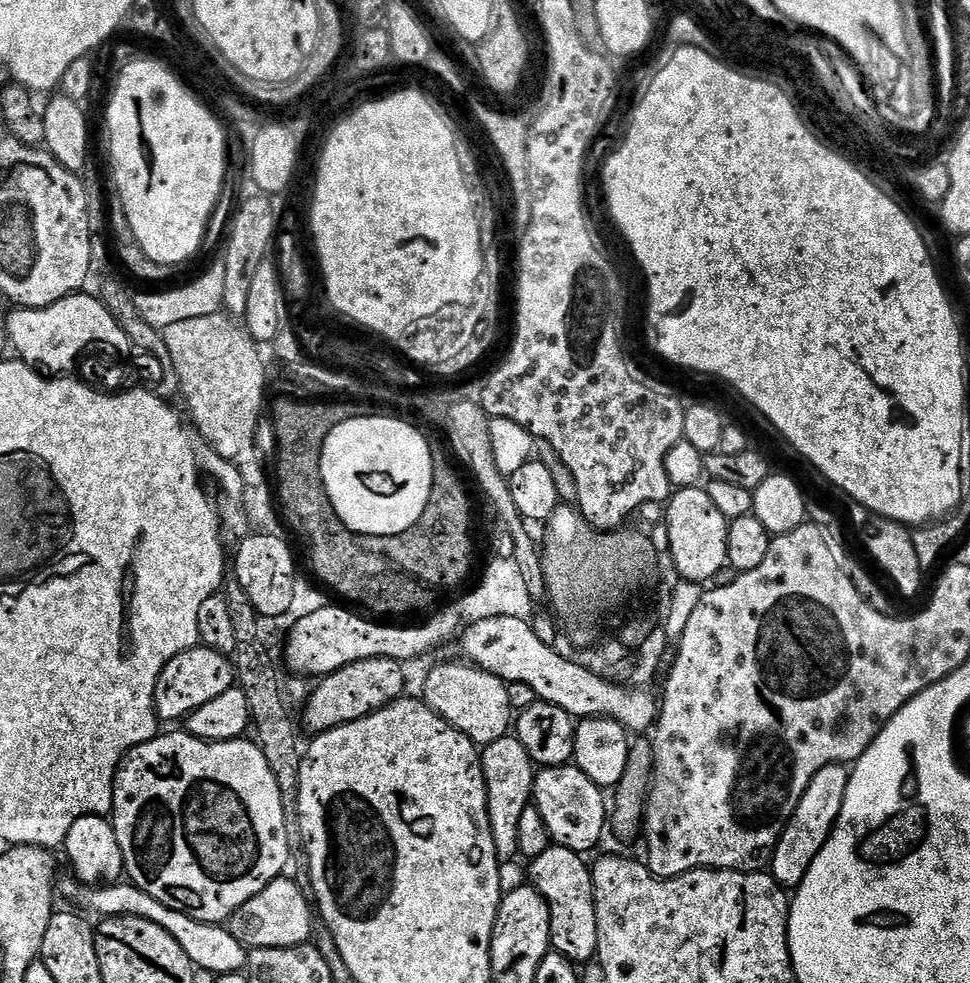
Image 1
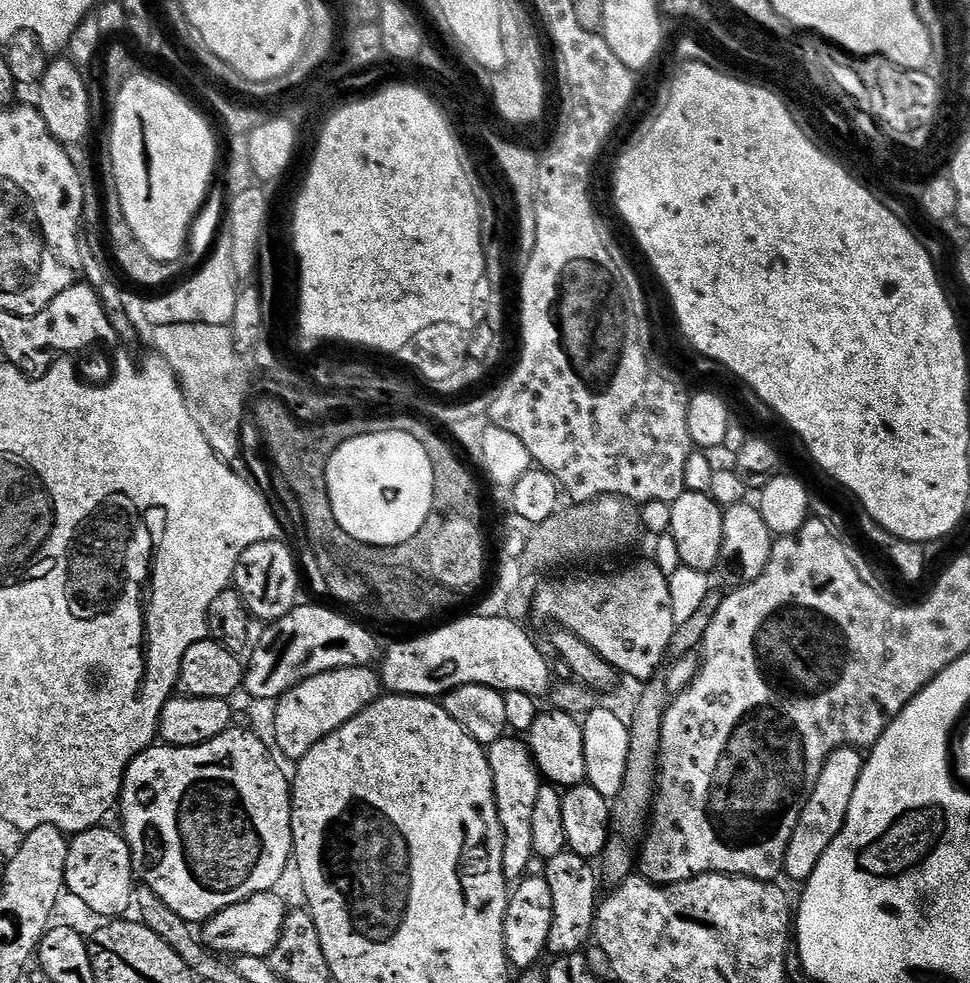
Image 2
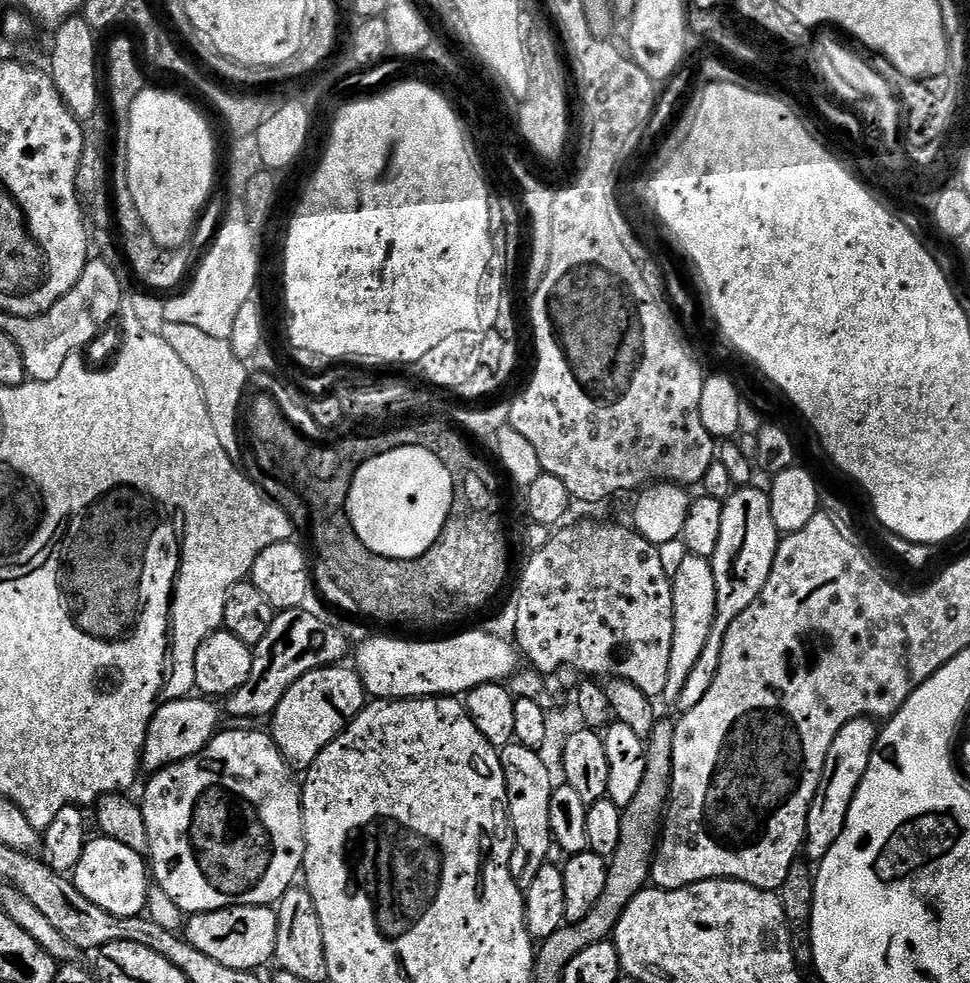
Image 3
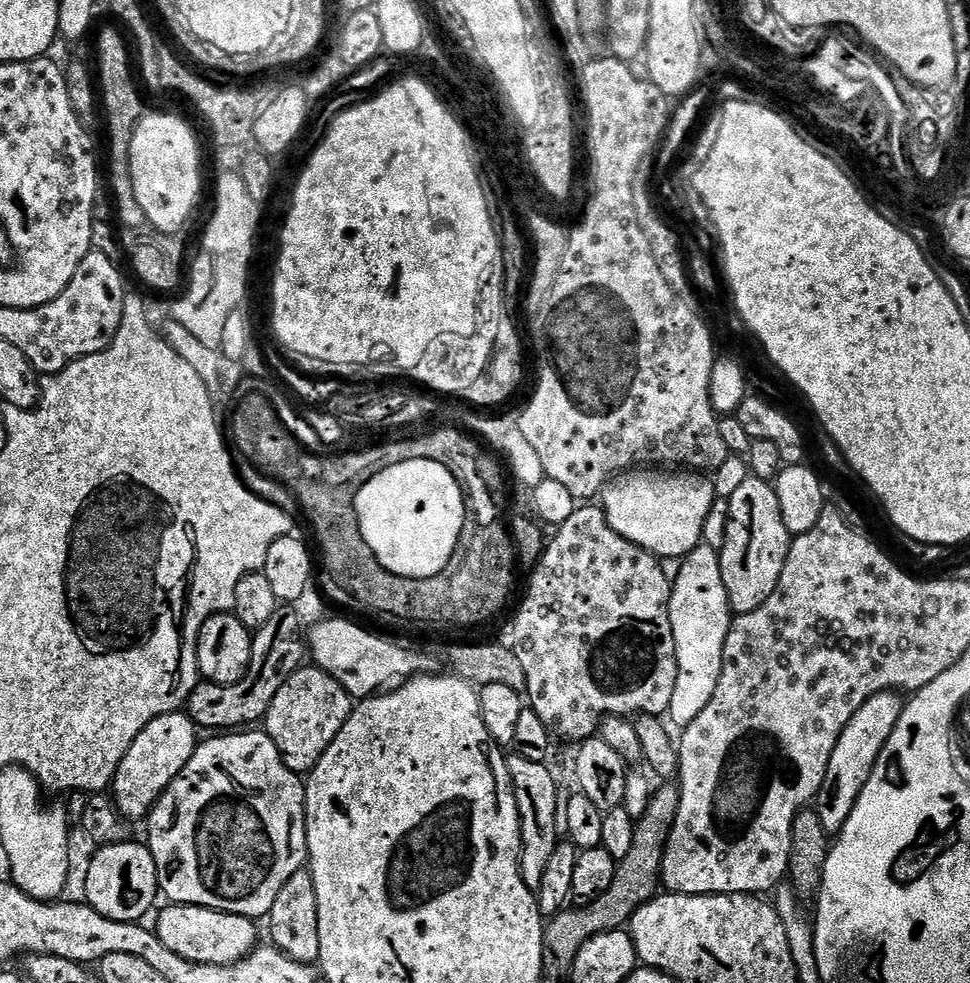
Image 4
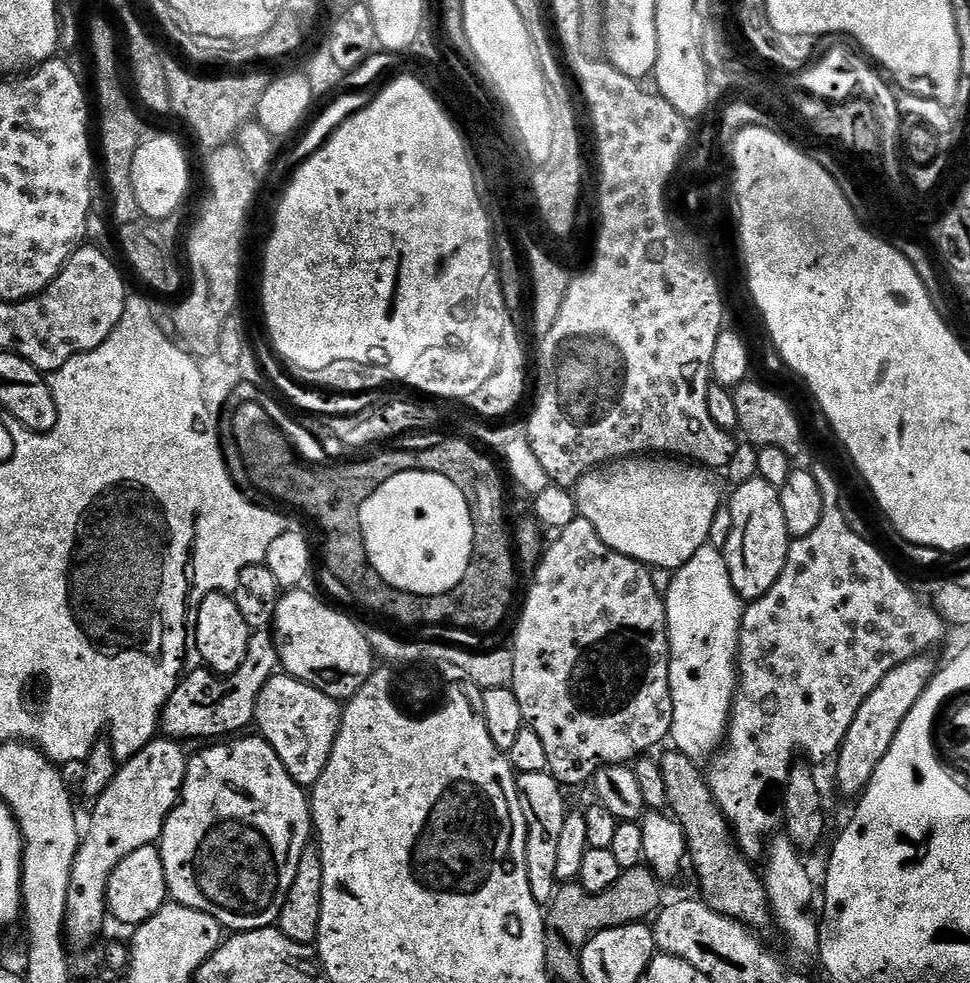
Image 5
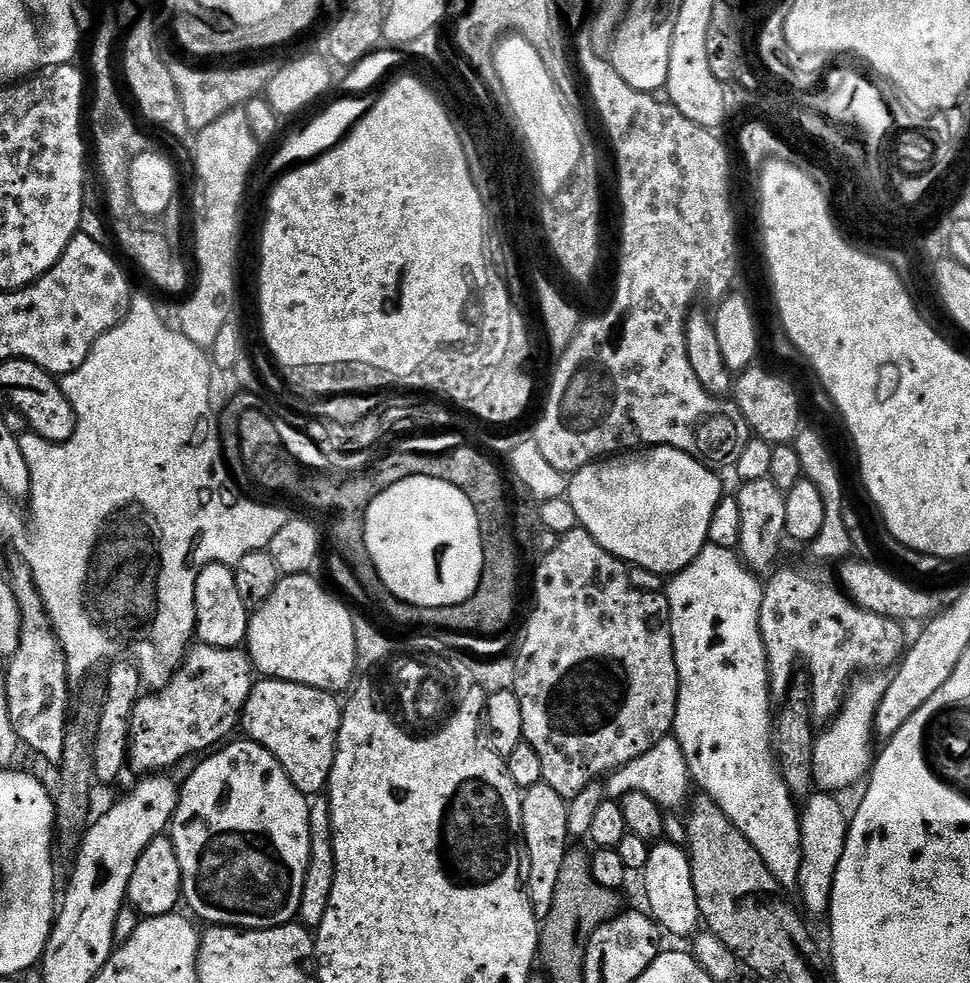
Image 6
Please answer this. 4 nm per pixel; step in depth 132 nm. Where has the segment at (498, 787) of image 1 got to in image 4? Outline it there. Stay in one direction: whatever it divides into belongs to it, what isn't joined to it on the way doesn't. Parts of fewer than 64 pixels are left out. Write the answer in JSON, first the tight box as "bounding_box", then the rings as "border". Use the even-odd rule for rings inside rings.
{"bounding_box":[507,754,562,892],"border":[[[515,754],[507,757],[508,777],[512,780],[512,793],[516,796],[516,805],[520,815],[520,873],[531,892],[542,886],[542,874],[550,857],[554,855],[554,846],[558,842],[558,809],[562,796],[556,793],[556,780],[548,769],[547,763],[530,762]]]}

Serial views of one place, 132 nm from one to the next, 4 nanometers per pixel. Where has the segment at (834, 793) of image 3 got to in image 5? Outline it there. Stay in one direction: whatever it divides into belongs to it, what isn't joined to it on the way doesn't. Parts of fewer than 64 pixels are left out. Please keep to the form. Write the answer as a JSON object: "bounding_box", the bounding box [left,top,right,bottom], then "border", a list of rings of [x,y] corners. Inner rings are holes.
{"bounding_box":[834,654,938,797],"border":[[[925,654],[916,656],[910,662],[902,662],[902,666],[890,670],[890,674],[886,674],[886,678],[878,682],[870,698],[866,698],[866,702],[858,706],[858,714],[854,722],[850,722],[850,730],[846,730],[846,738],[834,757],[836,784],[842,795],[859,797],[870,778],[874,778],[874,770],[878,762],[886,758],[886,750],[890,750],[902,722],[906,722],[906,714],[914,710],[914,702],[922,698],[926,686],[938,671],[938,664],[935,664],[932,658],[931,655]]]}

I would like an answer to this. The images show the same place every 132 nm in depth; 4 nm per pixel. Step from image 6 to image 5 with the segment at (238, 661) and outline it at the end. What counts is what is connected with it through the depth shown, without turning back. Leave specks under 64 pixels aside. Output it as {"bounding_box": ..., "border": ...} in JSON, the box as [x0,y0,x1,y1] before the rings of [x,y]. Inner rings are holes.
{"bounding_box":[163,630,280,742],"border":[[[268,630],[253,631],[248,637],[246,662],[242,662],[242,666],[234,674],[218,676],[201,666],[185,675],[174,694],[170,694],[170,702],[164,707],[163,735],[177,742],[189,742],[188,740],[211,741],[213,738],[228,738],[233,734],[243,733],[243,728],[256,719],[258,694],[266,686],[268,679],[277,675],[280,667],[277,637]]]}

